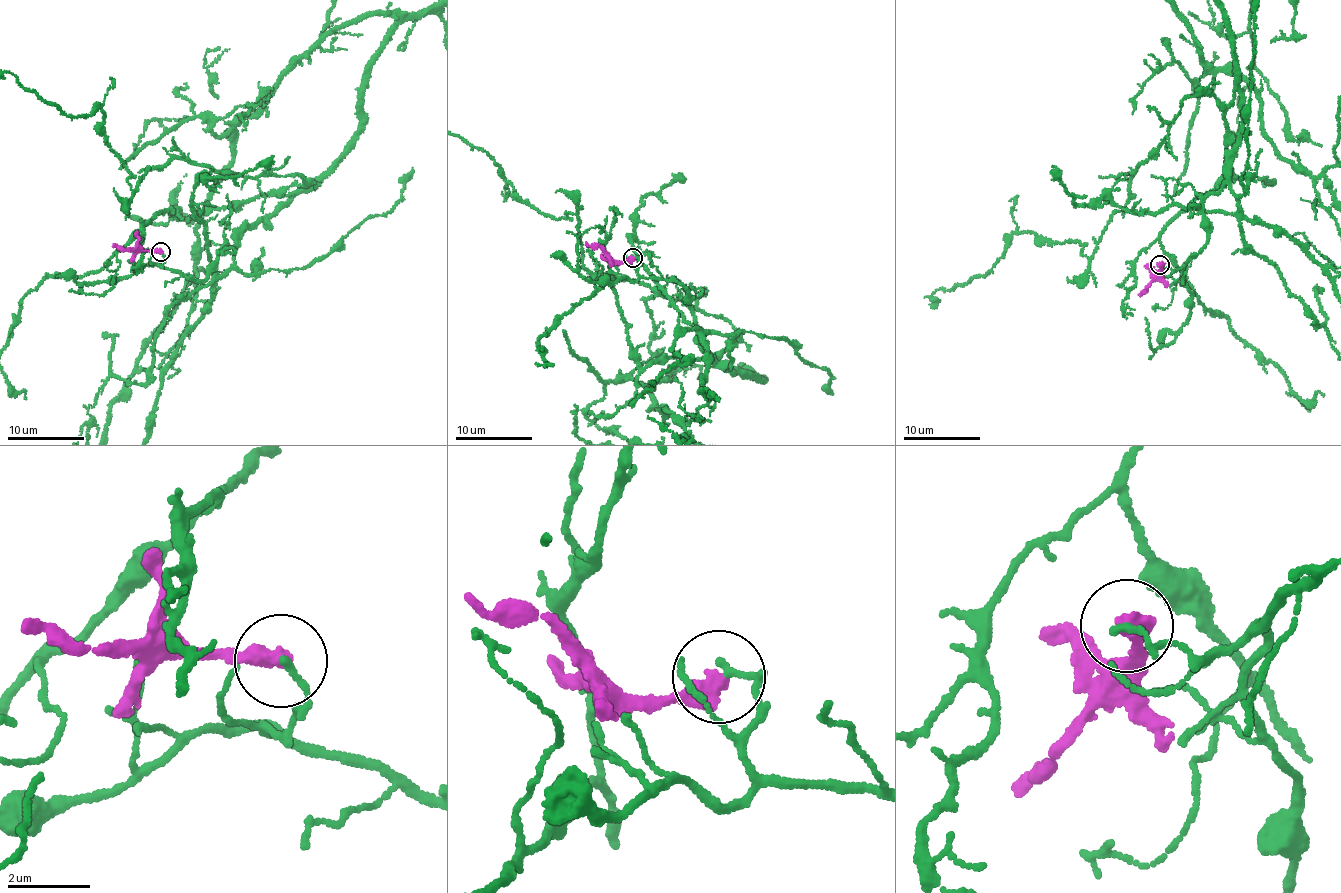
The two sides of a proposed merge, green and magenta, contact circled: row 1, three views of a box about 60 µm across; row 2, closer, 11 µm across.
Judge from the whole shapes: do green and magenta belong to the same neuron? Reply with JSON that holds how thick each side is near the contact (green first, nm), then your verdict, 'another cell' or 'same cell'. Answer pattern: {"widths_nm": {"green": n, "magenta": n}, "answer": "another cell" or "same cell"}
{"widths_nm": {"green": 170, "magenta": 440}, "answer": "another cell"}

